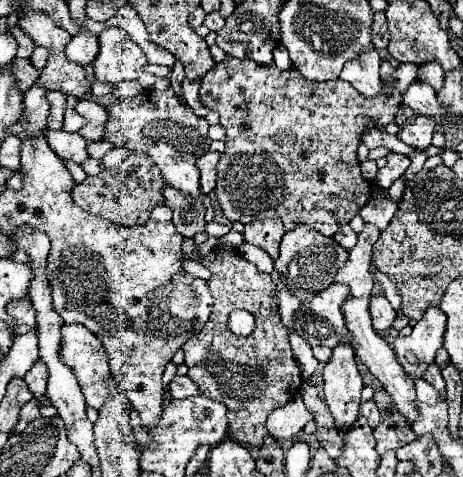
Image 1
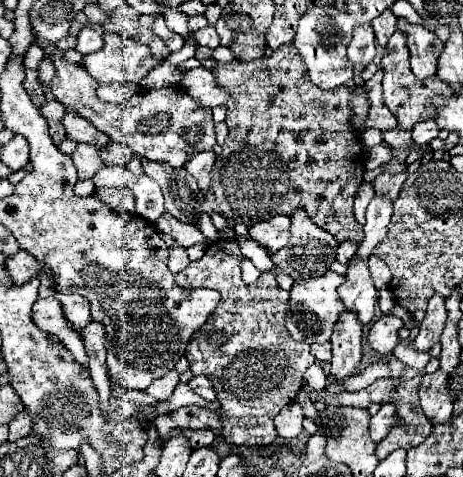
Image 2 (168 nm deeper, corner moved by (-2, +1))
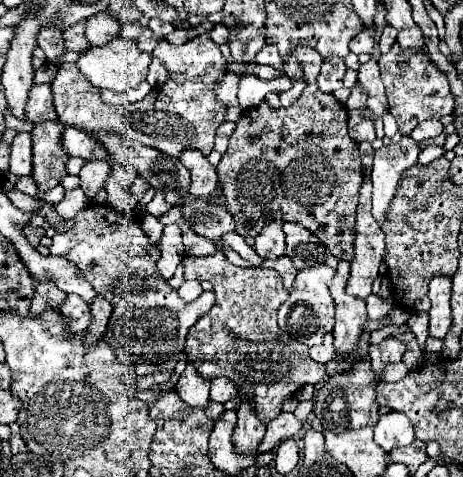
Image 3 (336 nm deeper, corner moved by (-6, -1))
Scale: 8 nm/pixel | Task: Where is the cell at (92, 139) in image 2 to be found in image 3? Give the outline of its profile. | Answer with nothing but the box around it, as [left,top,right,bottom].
[63,127,107,161]

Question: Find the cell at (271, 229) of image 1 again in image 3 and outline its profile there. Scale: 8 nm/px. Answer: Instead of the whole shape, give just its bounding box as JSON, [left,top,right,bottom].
[255,221,285,259]

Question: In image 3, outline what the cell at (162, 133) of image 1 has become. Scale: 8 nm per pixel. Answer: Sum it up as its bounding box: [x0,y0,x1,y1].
[51,33,227,157]

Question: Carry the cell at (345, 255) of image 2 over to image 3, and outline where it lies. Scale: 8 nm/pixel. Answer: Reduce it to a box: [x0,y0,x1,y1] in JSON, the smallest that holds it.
[331,261,367,357]

